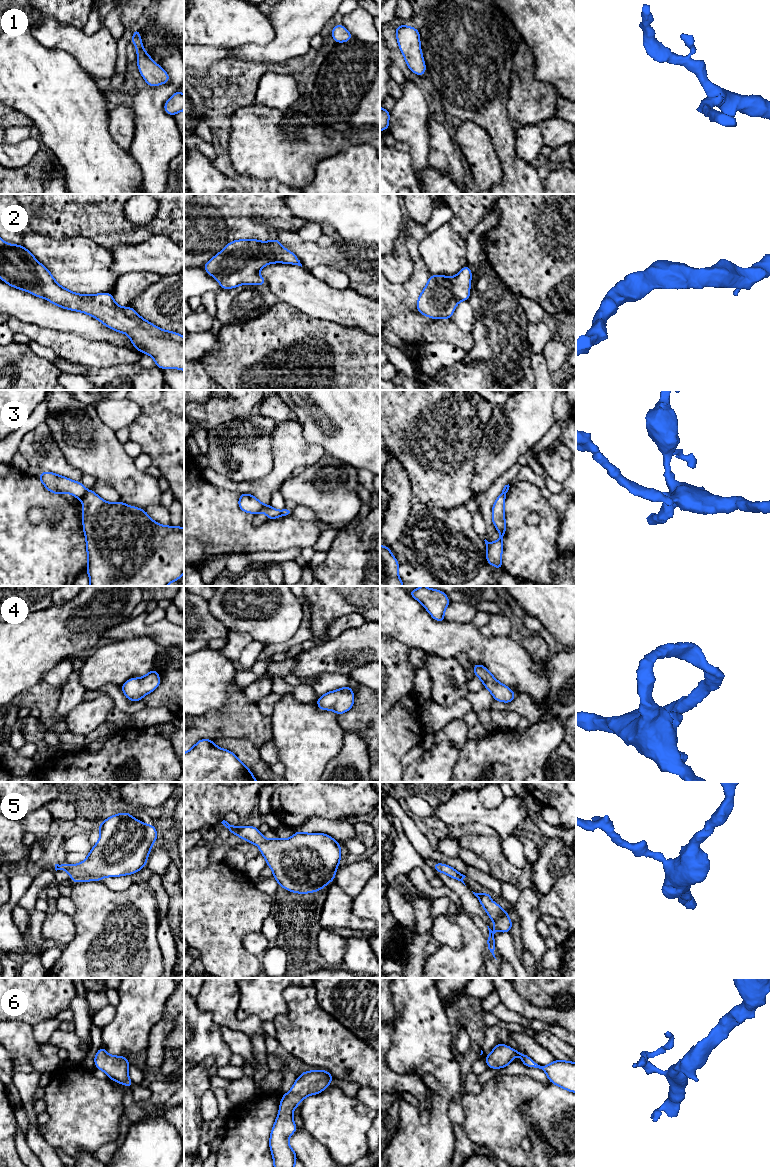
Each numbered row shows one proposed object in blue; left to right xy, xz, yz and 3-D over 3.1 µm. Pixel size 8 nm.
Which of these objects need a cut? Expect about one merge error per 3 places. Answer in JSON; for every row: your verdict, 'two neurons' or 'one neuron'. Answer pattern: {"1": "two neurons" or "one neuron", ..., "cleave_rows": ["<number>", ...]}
{"1": "one neuron", "2": "one neuron", "3": "two neurons", "4": "one neuron", "5": "one neuron", "6": "one neuron", "cleave_rows": ["3"]}

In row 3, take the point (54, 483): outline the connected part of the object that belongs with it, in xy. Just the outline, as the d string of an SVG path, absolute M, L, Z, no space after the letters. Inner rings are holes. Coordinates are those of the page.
M43 471L43 473L37 476L37 478L51 493L59 495L62 495L63 493L70 493L74 497L80 499L87 492L81 481L76 482L67 477L63 477L49 471Z

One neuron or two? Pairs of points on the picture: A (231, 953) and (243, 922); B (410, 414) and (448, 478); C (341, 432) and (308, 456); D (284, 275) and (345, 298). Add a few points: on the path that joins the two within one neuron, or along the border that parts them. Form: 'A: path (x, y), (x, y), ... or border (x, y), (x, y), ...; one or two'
A: path (231, 945), (231, 934), (235, 930); one
B: path (417, 432), (424, 432), (432, 440), (438, 460); one
C: border (302, 433), (306, 441), (320, 445), (326, 453); two
D: path (299, 288), (315, 298), (330, 298); one

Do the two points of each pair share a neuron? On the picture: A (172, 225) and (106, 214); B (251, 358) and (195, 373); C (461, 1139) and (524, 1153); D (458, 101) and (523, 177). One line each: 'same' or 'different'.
A: same
B: different
C: different
D: same

